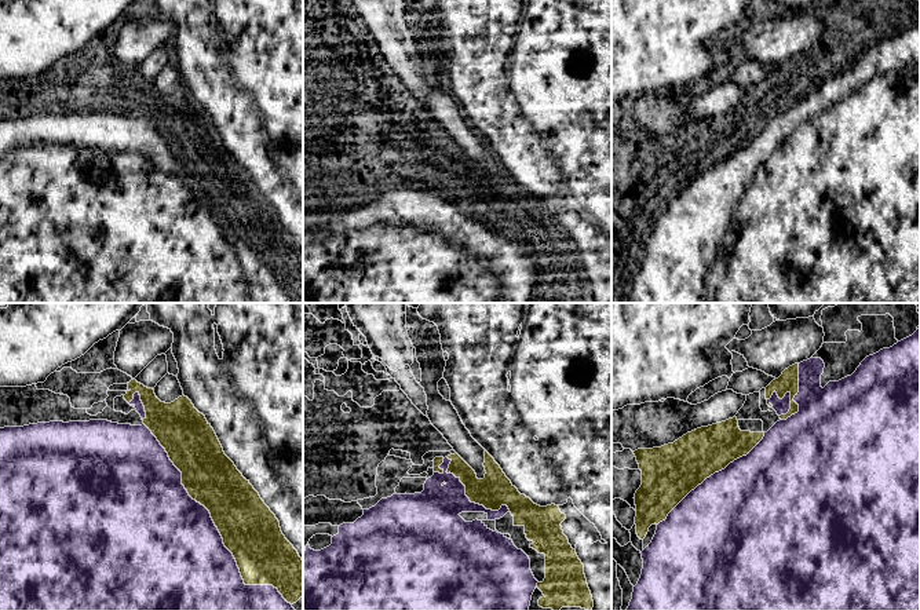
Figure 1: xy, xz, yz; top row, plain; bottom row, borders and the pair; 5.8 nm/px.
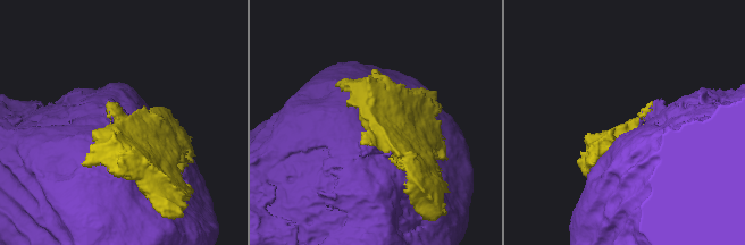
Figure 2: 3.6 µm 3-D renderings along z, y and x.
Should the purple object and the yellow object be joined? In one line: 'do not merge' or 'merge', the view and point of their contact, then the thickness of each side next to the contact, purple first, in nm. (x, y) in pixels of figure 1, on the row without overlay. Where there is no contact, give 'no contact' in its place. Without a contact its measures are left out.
merge | xy (215, 218) | 500/340 nm

